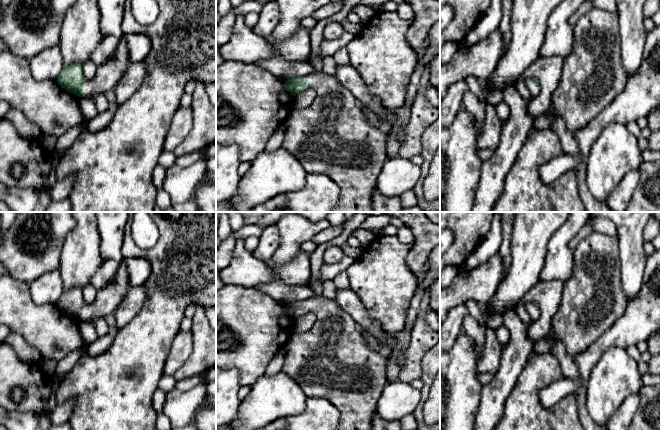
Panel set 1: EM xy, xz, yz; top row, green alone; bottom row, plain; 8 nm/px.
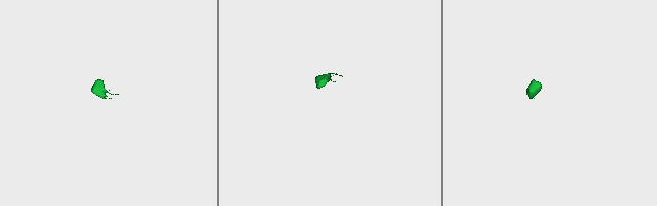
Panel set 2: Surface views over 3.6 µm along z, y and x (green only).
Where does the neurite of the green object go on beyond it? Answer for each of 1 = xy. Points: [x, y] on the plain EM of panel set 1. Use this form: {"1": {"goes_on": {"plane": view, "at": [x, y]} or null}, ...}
{"1": {"goes_on": {"plane": "xy", "at": [108, 299]}}}

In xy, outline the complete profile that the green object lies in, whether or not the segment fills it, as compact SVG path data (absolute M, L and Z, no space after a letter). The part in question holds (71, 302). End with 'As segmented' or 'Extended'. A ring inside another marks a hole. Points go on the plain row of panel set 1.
M125 258L119 262L115 278L97 291L93 303L87 304L83 299L82 289L75 286L69 290L63 290L56 304L57 307L65 314L79 321L114 314L131 288L124 260Z. Extended

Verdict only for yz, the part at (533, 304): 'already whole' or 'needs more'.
needs more

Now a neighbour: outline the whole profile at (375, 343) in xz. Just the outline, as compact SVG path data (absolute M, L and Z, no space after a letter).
M357 324L357 326L372 349L386 352L386 343L381 338L377 338L376 336L372 335L370 332L363 329L360 325Z

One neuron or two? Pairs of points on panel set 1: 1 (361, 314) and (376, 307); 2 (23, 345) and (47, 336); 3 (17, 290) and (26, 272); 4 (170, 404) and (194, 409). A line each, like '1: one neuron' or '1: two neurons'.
1: two neurons
2: two neurons
3: two neurons
4: one neuron

